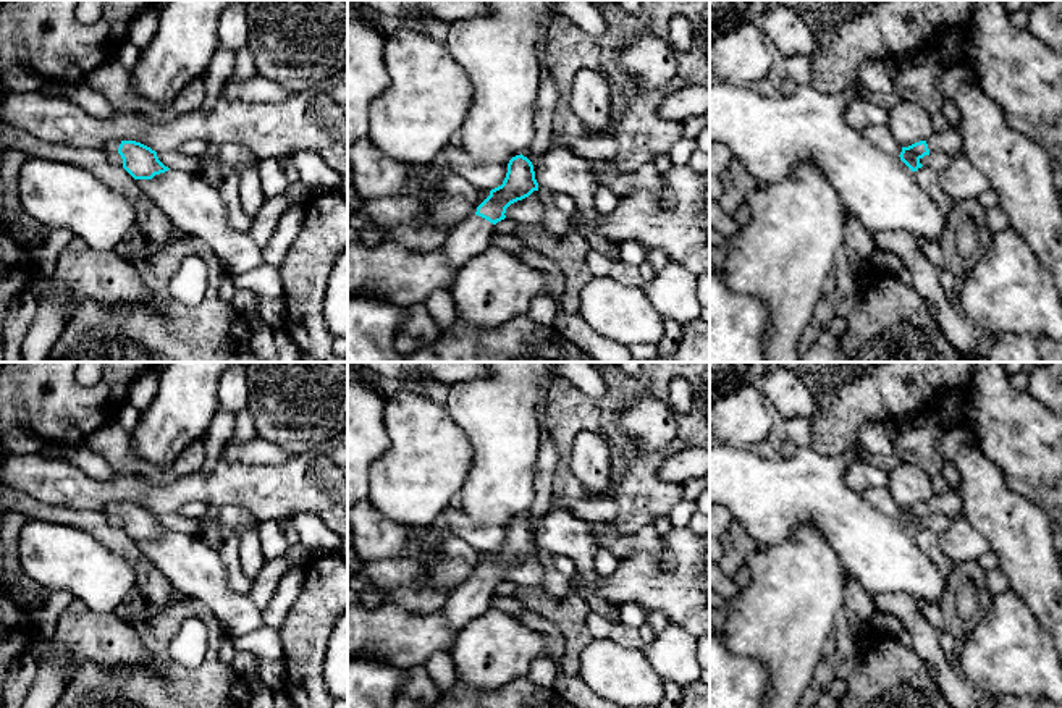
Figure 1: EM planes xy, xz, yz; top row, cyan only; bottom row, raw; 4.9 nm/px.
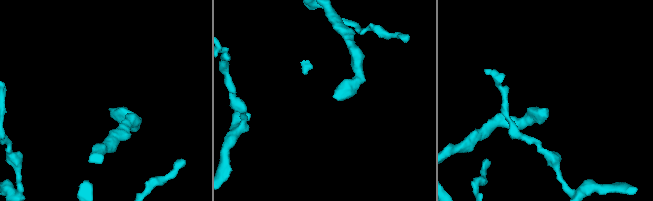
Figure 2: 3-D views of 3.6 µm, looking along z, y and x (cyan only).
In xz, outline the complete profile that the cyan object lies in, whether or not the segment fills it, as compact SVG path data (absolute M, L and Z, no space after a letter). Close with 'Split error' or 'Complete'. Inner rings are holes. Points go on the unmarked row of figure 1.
M516 517L508 525L508 535L501 548L477 569L477 574L457 585L440 609L445 622L454 634L470 621L491 608L495 587L506 580L506 571L538 553L532 524Z. Split error

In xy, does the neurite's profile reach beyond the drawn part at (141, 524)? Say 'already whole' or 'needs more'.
needs more

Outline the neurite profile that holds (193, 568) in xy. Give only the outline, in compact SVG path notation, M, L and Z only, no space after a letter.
M168 532L136 543L175 590L217 616L228 637L242 637L265 626L251 596L230 588L218 551L197 535Z

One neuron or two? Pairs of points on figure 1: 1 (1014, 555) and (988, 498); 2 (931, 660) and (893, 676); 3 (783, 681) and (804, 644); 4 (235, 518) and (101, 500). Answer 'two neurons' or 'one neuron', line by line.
1: one neuron
2: two neurons
3: one neuron
4: two neurons

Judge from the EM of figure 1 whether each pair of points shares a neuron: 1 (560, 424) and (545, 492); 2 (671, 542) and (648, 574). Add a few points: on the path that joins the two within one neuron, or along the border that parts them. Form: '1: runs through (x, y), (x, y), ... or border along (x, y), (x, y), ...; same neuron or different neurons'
1: border along (543, 411), (547, 430), (558, 453), (553, 484); different neurons
2: runs through (678, 555), (678, 566), (668, 576), (661, 576); same neuron

